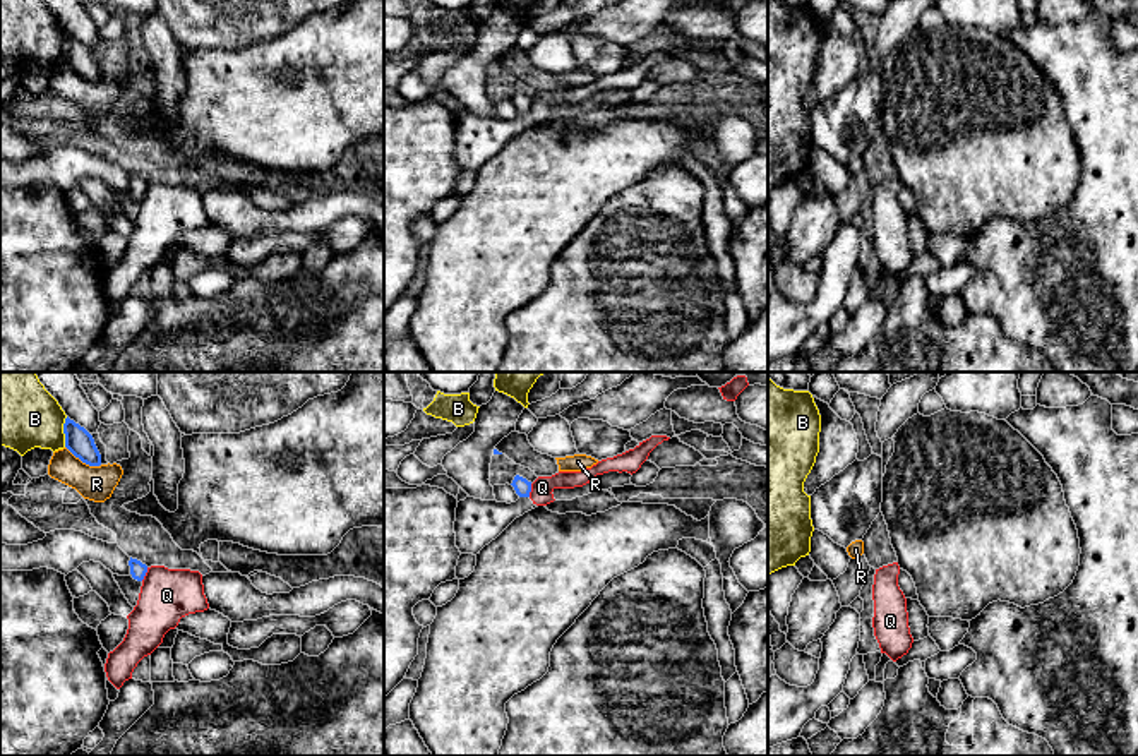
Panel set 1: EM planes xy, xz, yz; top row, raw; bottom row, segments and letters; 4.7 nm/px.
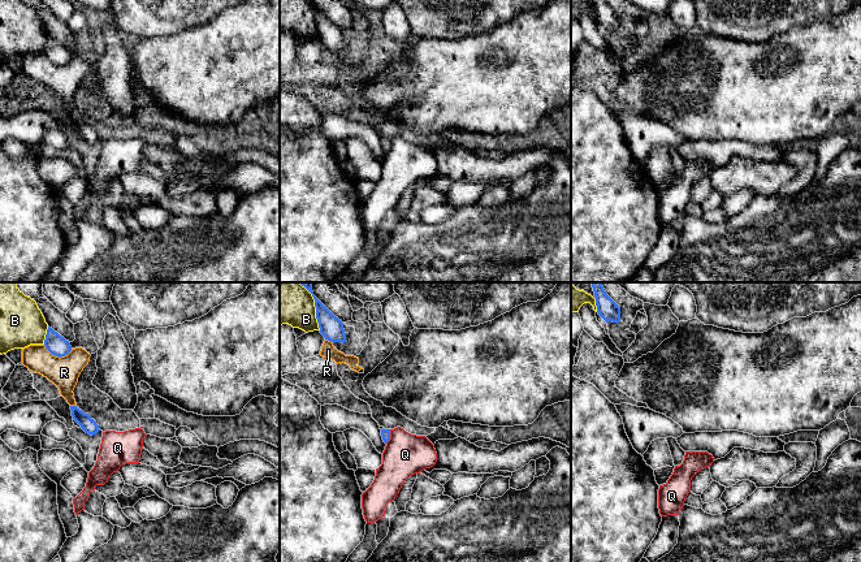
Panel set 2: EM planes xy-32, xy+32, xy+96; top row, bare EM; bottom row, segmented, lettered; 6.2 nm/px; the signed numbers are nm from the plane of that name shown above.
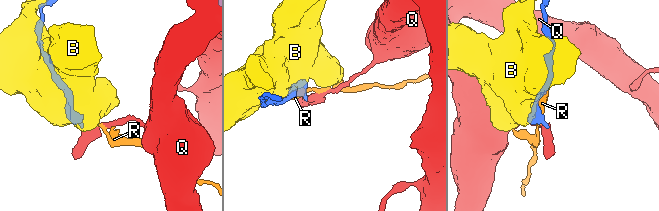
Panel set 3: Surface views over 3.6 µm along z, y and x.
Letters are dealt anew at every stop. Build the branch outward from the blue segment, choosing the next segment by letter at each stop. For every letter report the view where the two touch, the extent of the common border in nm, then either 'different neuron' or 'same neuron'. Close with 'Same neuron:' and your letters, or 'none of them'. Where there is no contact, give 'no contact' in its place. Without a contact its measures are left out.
B: xy | 140 nm | different neuron
Q: xy | 70 nm | different neuron
R: xy | 190 nm | different neuron
Same neuron: none of them

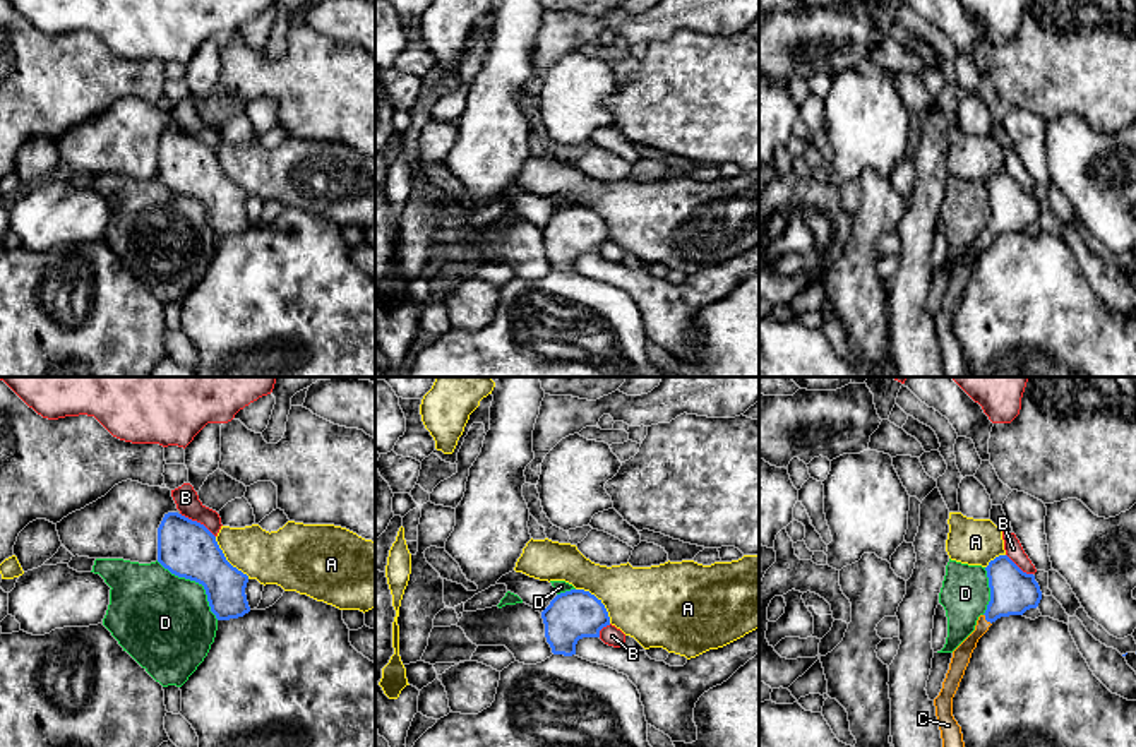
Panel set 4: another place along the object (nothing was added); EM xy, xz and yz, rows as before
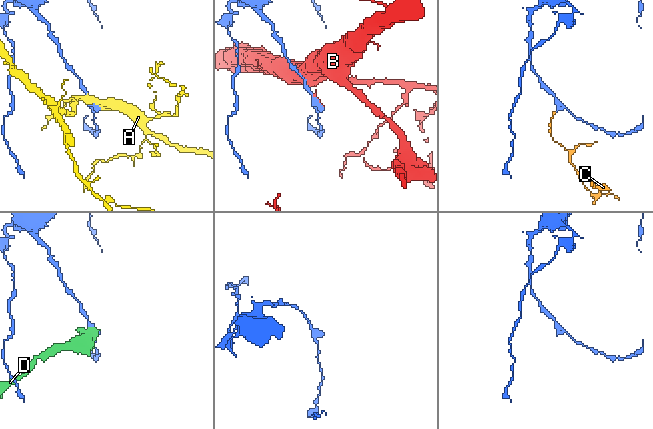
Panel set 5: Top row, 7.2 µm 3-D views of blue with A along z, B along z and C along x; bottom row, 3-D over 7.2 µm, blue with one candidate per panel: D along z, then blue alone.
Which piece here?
A: xz | 240 nm | different neuron
B: xy | 200 nm | different neuron
C: yz | 70 nm | same neuron
D: xy | 400 nm | different neuron
Same neuron: C

